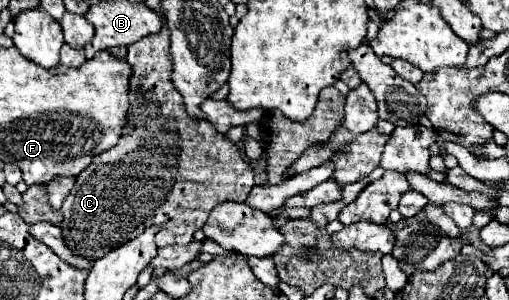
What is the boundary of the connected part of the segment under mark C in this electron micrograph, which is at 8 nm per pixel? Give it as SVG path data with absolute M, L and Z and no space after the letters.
M163 24L157 34L149 34L127 48L125 60L131 66L129 110L119 144L93 158L93 162L77 176L73 190L63 200L63 220L59 224L63 240L71 252L89 262L101 258L111 248L137 238L147 226L161 226L159 234L155 236L159 248L169 244L189 244L195 230L205 224L209 212L217 204L245 202L255 186L253 168L249 162L245 162L237 144L219 134L211 122L197 120L187 114L183 98L171 82L171 60L167 46L169 30Z

